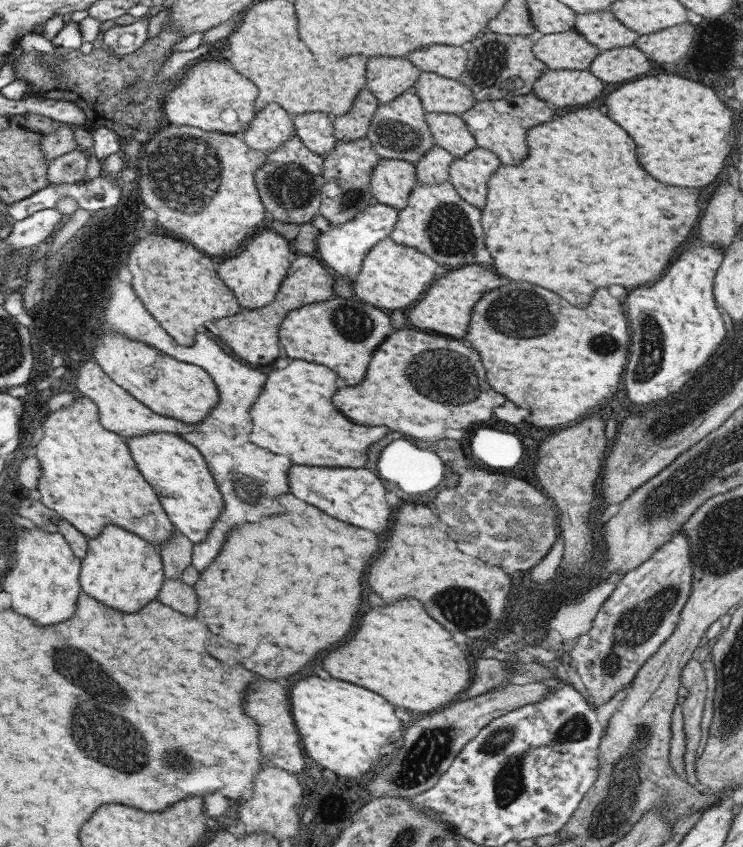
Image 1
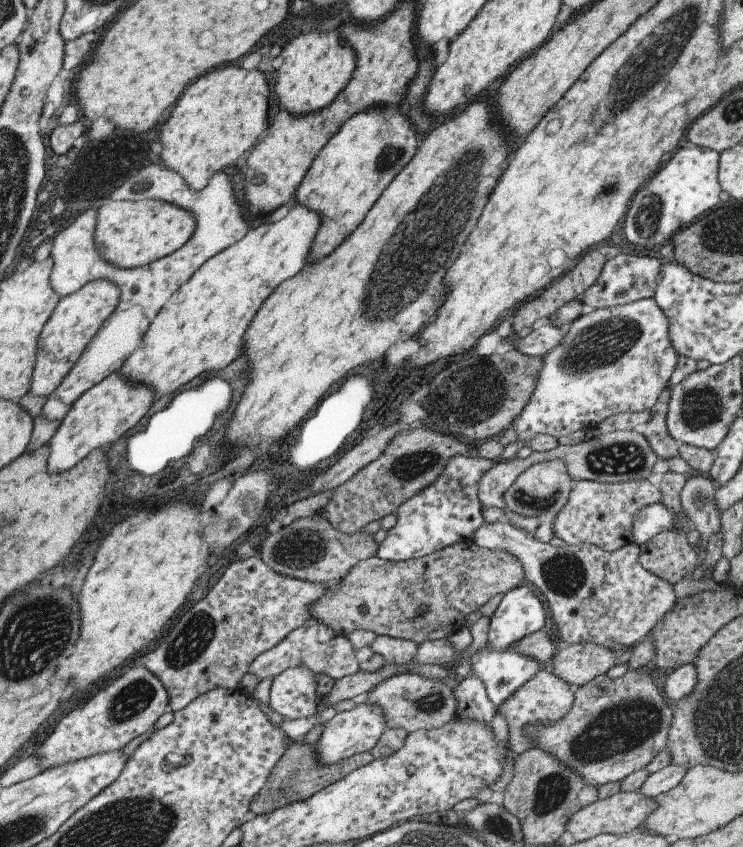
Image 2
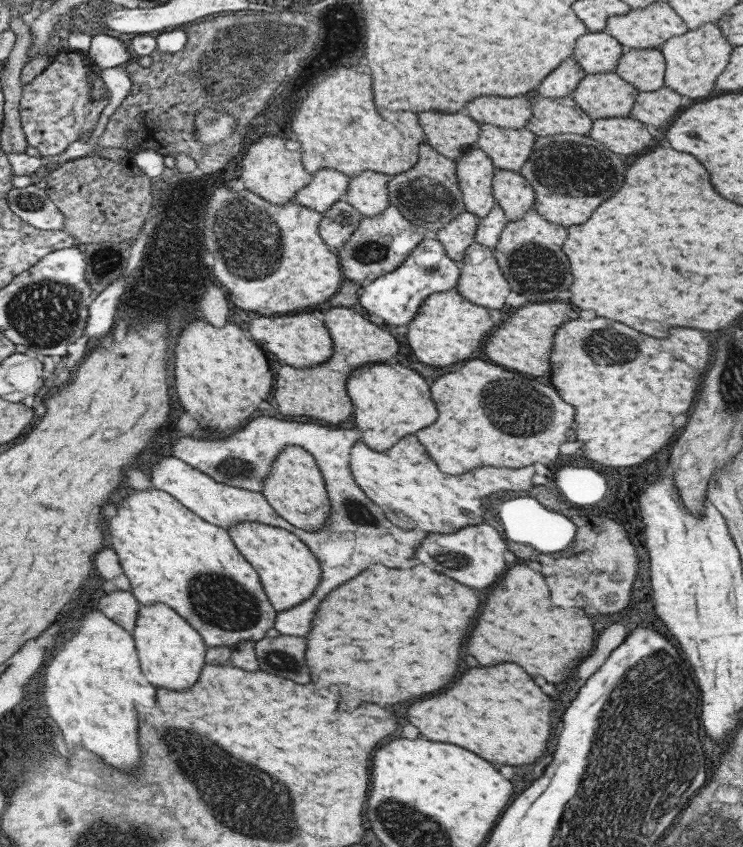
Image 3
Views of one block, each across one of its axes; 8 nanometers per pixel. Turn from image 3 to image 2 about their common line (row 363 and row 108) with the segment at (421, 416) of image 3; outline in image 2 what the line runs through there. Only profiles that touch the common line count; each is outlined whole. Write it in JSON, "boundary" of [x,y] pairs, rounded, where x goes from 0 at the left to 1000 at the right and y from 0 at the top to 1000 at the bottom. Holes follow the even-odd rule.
{"boundary":[[[536,123],[480,132],[459,146],[420,189],[396,227],[396,241],[410,241],[432,255],[412,309],[432,307],[480,269],[518,220],[553,189],[563,169],[563,158]]]}

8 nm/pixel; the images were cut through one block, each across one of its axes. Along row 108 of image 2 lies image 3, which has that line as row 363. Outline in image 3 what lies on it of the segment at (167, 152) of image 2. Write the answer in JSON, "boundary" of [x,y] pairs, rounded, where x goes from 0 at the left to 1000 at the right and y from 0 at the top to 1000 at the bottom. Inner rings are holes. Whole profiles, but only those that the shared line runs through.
{"boundary":[[[276,378],[254,380],[241,390],[233,409],[233,456],[241,477],[271,505],[279,505],[287,512],[303,515],[324,505],[332,498],[330,494],[338,494],[346,484],[346,478],[358,471],[369,451],[367,440],[362,437],[358,420],[354,418],[357,416],[338,404],[336,394],[330,394],[315,381],[306,380],[300,387],[289,387]]]}

